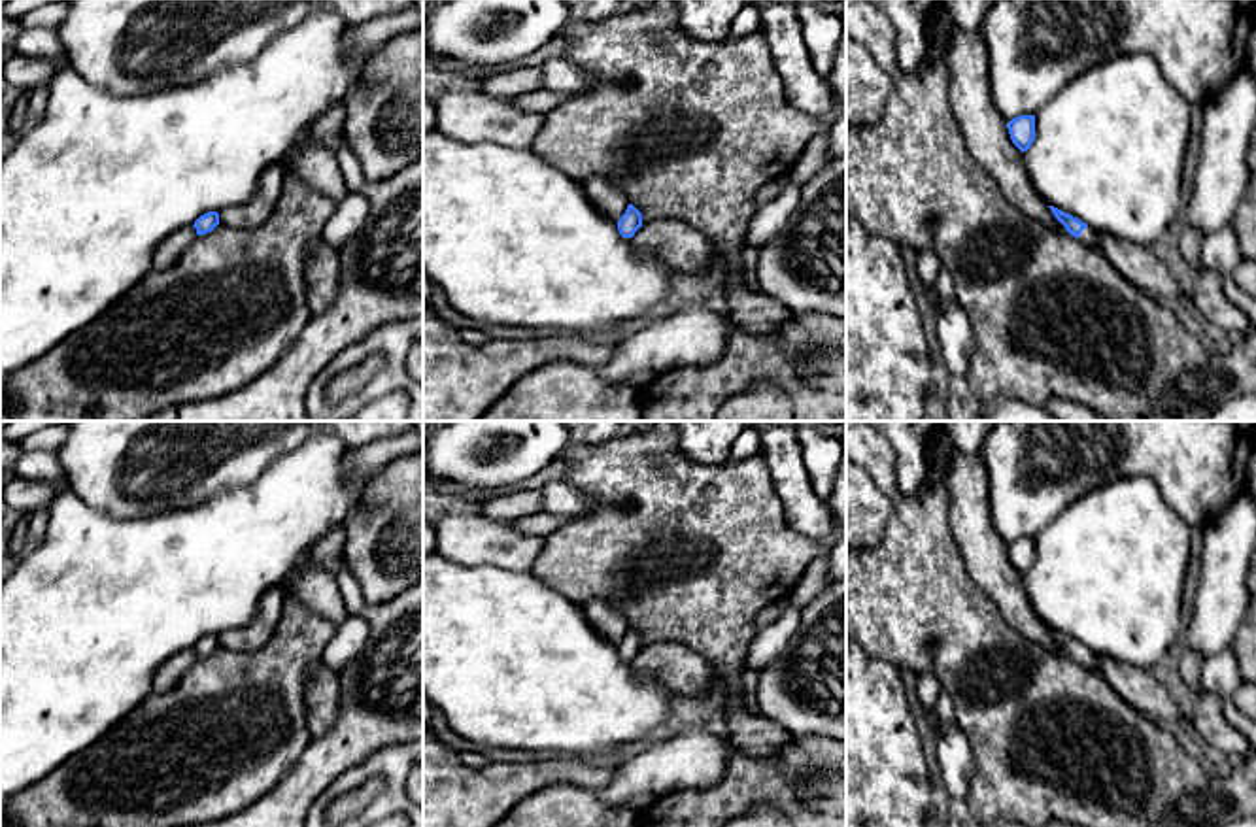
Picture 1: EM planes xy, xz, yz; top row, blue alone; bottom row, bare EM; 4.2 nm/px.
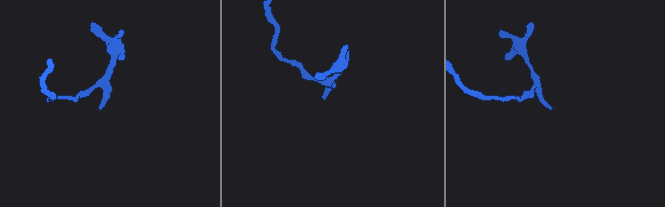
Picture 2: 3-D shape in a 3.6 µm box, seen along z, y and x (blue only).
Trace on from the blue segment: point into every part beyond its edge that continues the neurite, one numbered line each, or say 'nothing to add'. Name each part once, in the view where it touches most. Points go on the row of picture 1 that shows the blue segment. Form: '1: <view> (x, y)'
1: yz (1088, 235)

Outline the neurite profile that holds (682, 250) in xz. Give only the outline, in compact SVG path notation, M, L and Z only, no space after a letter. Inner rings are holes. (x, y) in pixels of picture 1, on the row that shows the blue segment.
M653 219L642 223L633 244L657 257L672 276L701 276L716 259L712 240L680 219Z

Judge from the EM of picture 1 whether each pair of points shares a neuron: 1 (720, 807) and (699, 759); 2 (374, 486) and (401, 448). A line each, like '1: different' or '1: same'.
1: different
2: different

